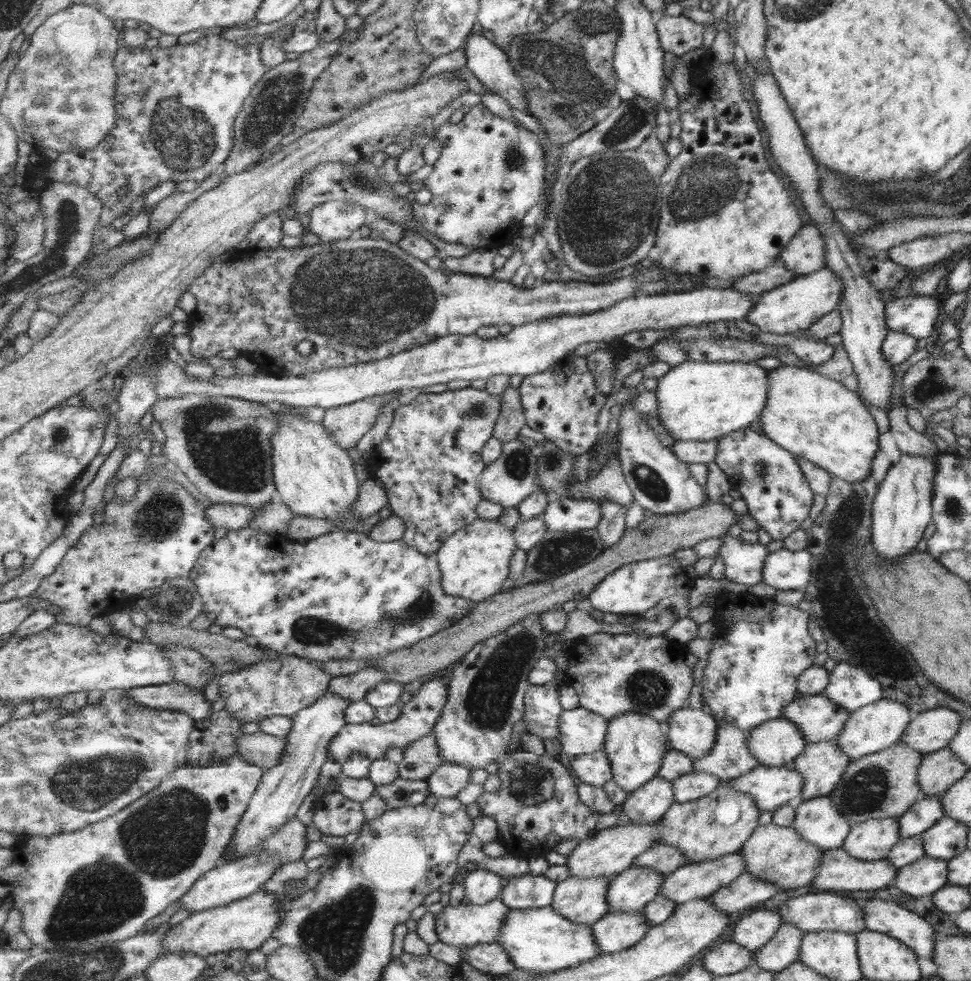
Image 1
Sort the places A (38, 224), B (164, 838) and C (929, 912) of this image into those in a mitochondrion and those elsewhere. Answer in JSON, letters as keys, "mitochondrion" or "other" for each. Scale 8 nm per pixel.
{"A":"mitochondrion","B":"mitochondrion","C":"other"}

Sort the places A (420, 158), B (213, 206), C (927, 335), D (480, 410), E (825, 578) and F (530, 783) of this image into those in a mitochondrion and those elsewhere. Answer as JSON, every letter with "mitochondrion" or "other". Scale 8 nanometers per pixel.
{"A":"other","B":"other","C":"other","D":"mitochondrion","E":"mitochondrion","F":"mitochondrion"}

